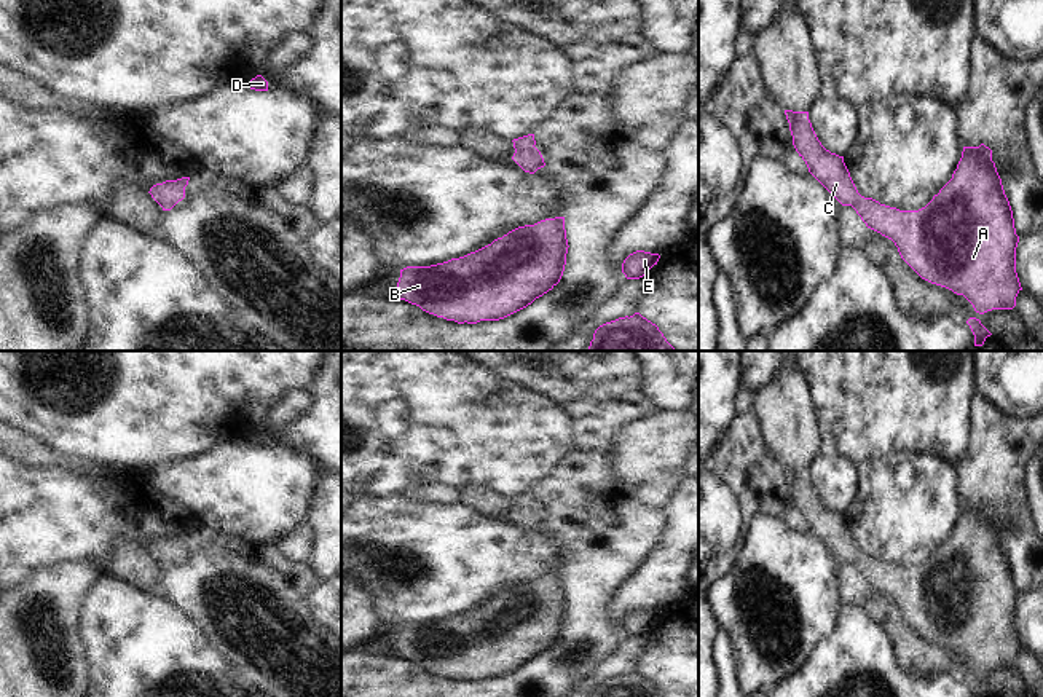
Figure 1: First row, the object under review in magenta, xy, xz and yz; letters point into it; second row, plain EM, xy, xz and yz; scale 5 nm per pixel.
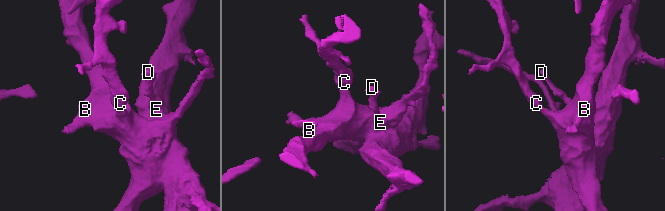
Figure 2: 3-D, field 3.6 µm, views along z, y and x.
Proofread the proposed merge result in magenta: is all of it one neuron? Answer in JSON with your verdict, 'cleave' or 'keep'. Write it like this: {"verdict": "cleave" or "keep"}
{"verdict": "keep"}

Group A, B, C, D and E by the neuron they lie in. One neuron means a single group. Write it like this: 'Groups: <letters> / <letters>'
Groups: A B C D E

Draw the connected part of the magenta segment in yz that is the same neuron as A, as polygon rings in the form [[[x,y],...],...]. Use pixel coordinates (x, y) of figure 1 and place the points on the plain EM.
[[[785,467],[793,502],[809,530],[842,561],[852,563],[868,585],[891,597],[901,616],[925,638],[963,652],[976,670],[1013,667],[1022,648],[1016,630],[1016,592],[1013,568],[1002,536],[992,518],[992,507],[963,504],[952,536],[919,568],[899,568],[858,550],[844,514],[831,510],[818,498],[809,469]]]

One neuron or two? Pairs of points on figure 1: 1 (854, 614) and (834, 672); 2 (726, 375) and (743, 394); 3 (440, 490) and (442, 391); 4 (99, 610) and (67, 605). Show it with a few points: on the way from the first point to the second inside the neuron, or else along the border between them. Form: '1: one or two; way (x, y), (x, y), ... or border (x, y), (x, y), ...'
1: one; way (854, 629), (854, 653), (849, 657)
2: two; border (742, 388), (736, 396), (734, 413)
3: two; border (460, 487), (426, 482), (413, 490)
4: two; border (101, 579), (82, 618), (86, 645)

